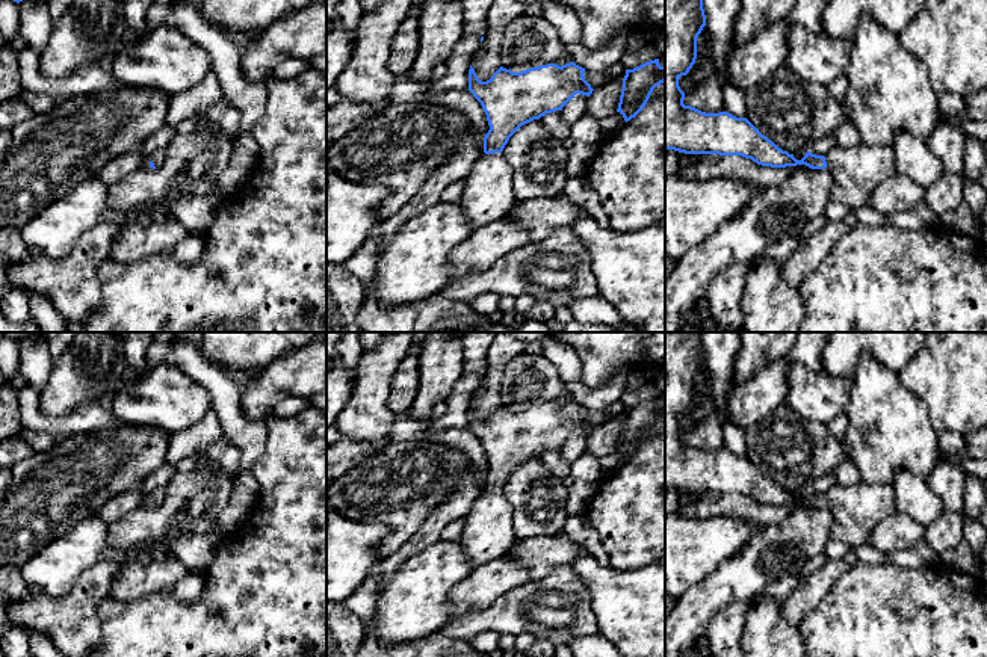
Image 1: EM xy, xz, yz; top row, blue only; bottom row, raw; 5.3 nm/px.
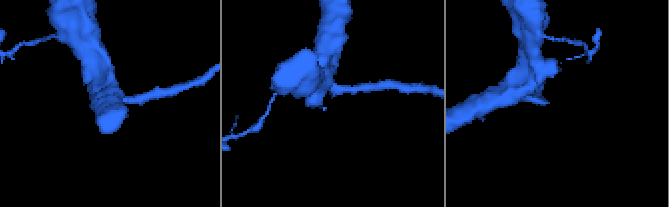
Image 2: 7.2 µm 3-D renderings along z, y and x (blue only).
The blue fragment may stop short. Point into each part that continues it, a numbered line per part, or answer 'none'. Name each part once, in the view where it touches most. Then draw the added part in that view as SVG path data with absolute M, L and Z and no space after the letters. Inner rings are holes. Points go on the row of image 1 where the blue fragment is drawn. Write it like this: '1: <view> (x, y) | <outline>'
1: xz (488, 195) | M484 153L463 180L459 204L473 230L506 217L515 204L512 168L502 153Z

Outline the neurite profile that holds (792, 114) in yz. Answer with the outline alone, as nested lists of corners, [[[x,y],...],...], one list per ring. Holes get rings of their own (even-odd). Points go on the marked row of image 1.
[[[787,66],[745,91],[747,119],[789,154],[807,153],[812,145],[836,133],[848,116],[843,104],[830,97],[827,86],[803,82]]]

